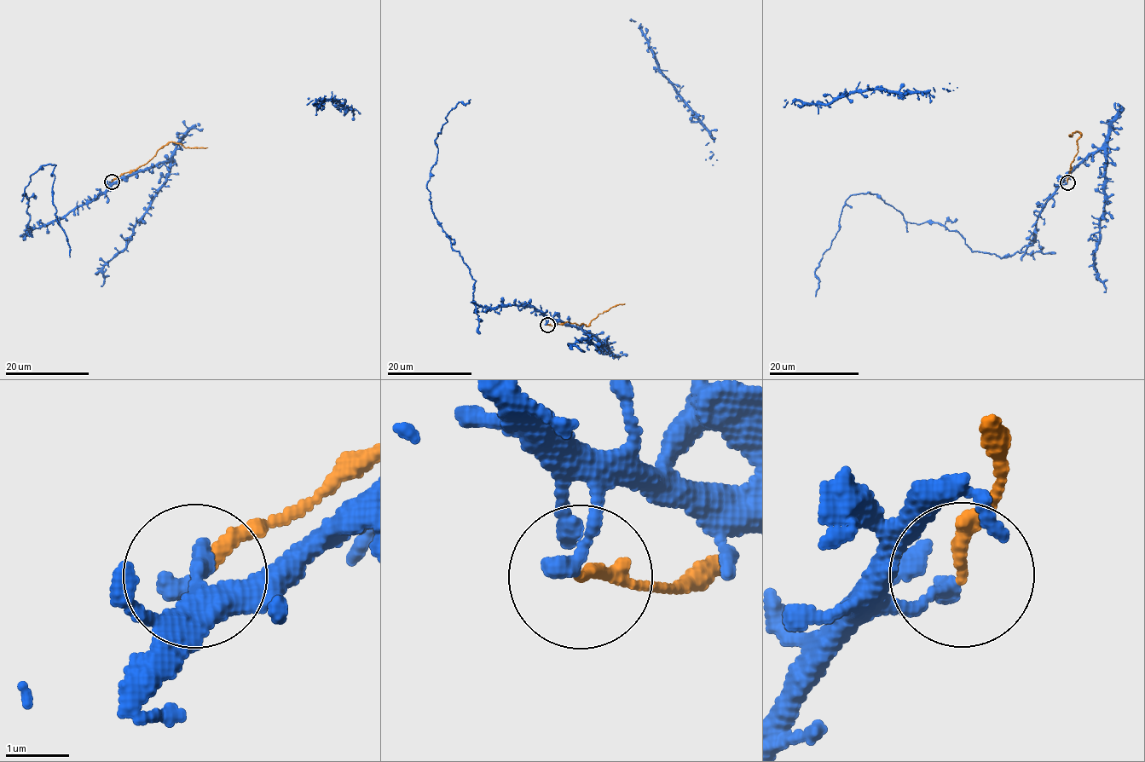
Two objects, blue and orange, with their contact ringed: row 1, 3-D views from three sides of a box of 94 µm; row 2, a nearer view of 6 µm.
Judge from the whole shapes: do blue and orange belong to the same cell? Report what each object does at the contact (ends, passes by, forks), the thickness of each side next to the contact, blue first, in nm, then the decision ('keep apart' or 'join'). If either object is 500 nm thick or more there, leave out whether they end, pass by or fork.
blue ends; orange ends; calibres 260 and 200 nm; keep apart

